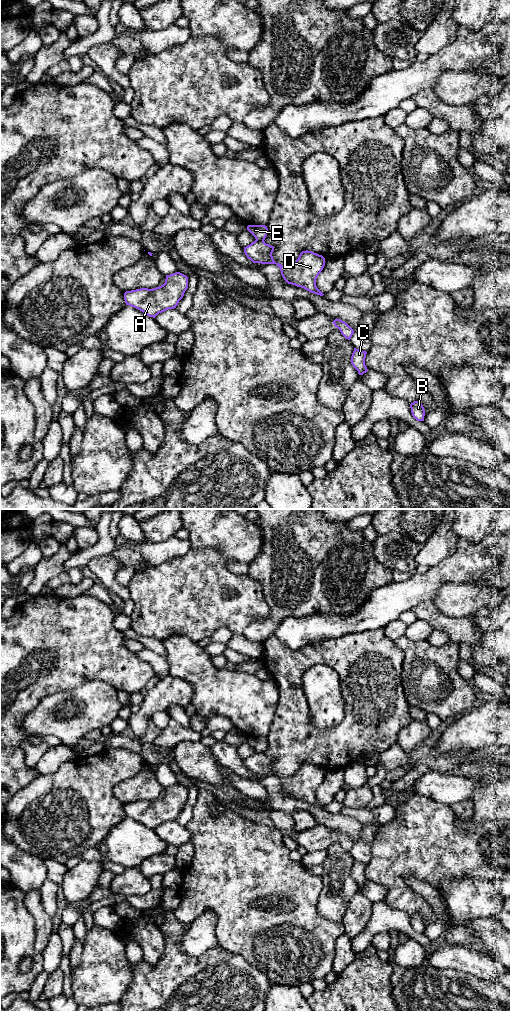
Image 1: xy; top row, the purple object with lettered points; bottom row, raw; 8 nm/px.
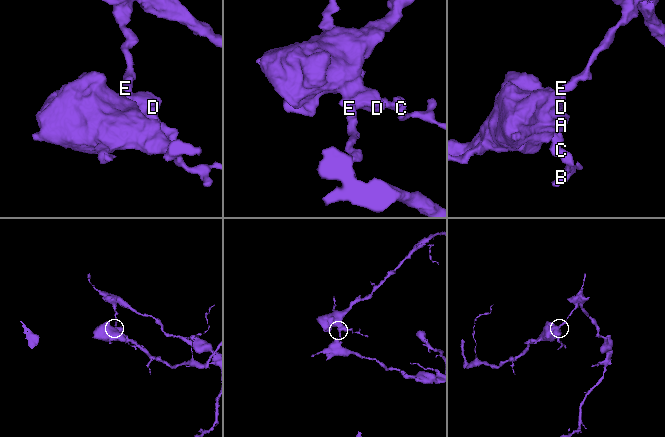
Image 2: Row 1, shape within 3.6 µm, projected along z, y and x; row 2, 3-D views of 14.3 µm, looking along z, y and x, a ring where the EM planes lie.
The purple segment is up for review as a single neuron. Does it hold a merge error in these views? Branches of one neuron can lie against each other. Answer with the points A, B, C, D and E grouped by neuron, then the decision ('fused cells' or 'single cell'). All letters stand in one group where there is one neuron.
A B C D / E | fused cells

